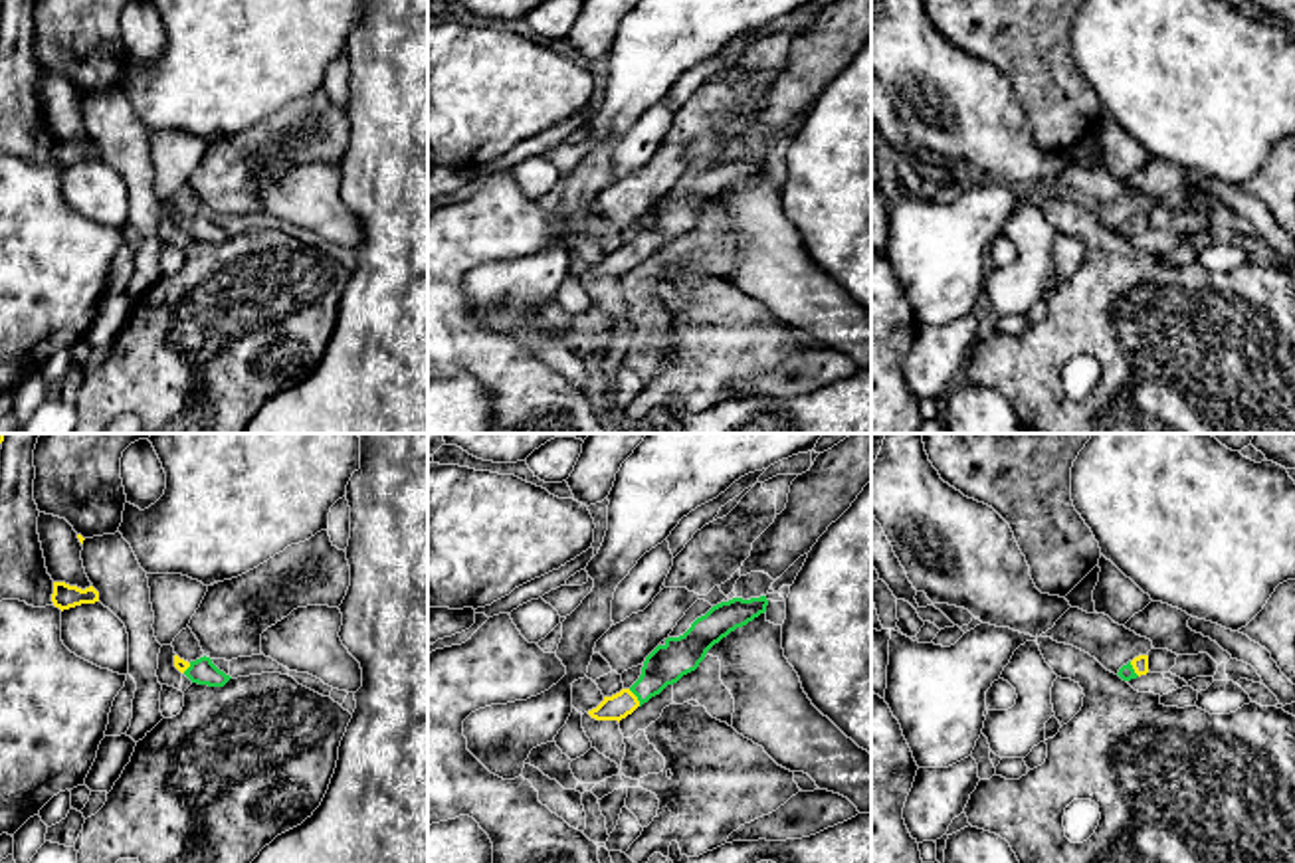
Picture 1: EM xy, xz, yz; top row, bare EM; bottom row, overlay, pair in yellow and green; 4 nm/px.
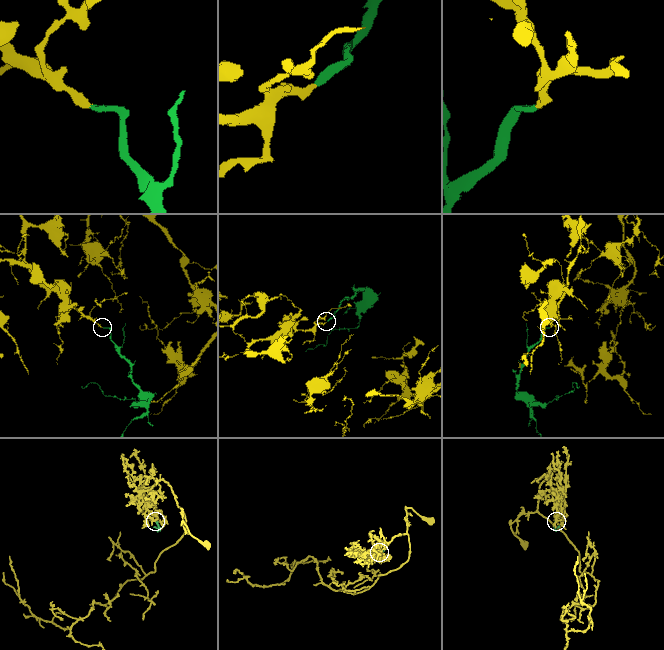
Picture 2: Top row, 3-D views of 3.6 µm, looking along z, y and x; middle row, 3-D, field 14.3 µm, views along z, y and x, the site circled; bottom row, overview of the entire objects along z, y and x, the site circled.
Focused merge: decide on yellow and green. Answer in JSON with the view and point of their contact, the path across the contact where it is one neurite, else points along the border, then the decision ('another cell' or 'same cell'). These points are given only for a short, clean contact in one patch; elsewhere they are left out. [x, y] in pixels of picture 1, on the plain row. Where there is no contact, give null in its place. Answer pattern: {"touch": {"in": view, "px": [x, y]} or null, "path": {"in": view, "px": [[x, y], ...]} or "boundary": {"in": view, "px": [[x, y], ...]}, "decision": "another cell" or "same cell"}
{"touch": {"in": "xz", "px": [636, 254]}, "path": {"in": "xz", "px": [[616, 264], [636, 254], [666, 220]]}, "decision": "same cell"}

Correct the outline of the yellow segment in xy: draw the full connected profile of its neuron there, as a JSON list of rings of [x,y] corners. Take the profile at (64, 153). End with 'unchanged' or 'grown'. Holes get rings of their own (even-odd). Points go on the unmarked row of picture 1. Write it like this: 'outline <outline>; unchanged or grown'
outline [[[53,139],[51,158],[55,164],[59,164],[63,168],[63,166],[81,162],[81,160],[99,158],[99,148],[93,143],[81,146],[77,143],[69,143],[65,139]]]; unchanged

